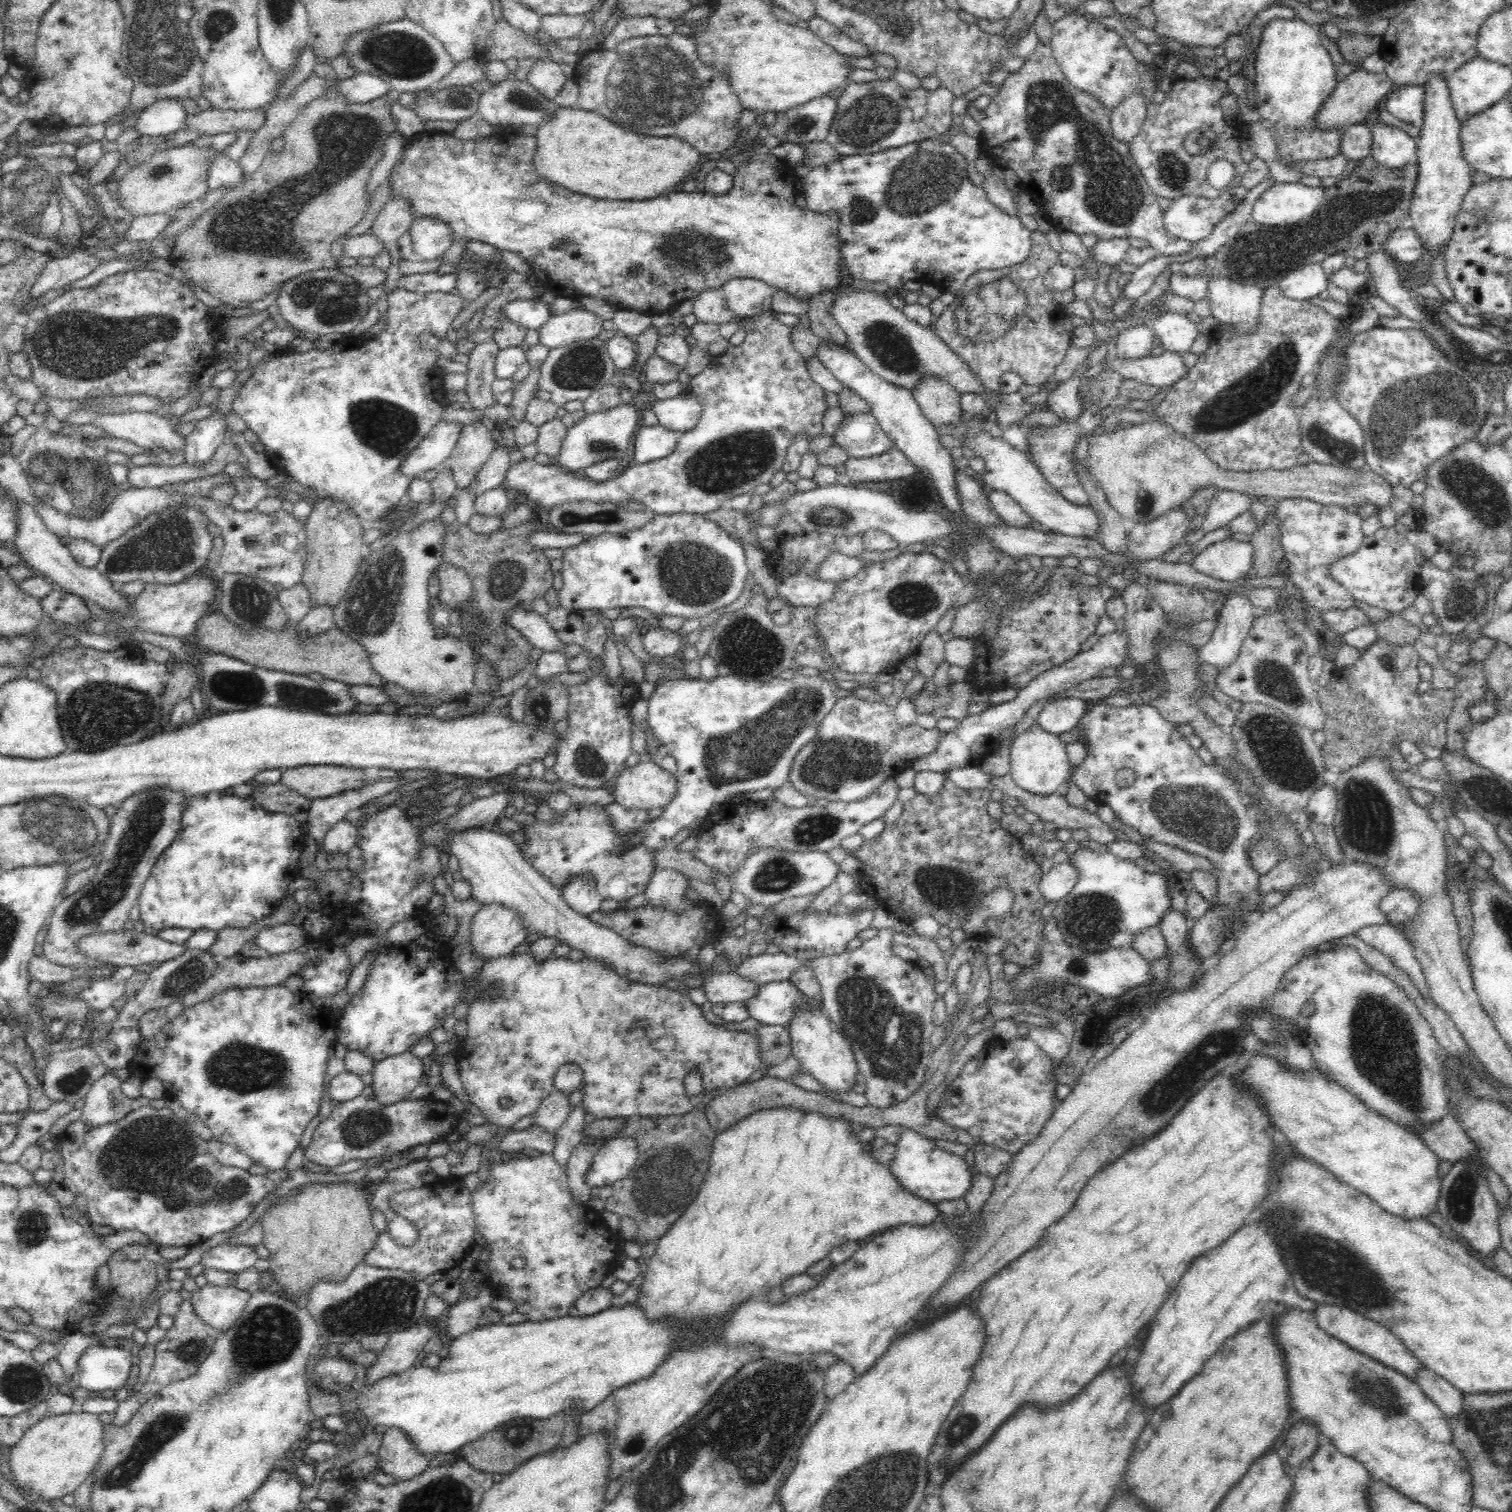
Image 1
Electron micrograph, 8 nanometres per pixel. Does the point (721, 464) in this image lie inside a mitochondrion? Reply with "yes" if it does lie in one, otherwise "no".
yes

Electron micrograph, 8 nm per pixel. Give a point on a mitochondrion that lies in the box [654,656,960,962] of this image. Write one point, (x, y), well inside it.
(747, 750)

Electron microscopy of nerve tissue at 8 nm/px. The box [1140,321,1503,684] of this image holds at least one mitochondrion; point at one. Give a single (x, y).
(1415, 403)

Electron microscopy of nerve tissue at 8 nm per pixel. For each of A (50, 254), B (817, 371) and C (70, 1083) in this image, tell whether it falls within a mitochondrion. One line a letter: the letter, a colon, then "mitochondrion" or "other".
A: other
B: other
C: mitochondrion

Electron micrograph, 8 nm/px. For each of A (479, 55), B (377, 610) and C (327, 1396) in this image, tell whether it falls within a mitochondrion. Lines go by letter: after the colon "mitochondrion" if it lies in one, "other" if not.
A: other
B: mitochondrion
C: other

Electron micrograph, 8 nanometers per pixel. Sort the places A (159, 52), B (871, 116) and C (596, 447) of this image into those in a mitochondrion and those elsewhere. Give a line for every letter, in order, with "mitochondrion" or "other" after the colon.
A: mitochondrion
B: mitochondrion
C: mitochondrion

